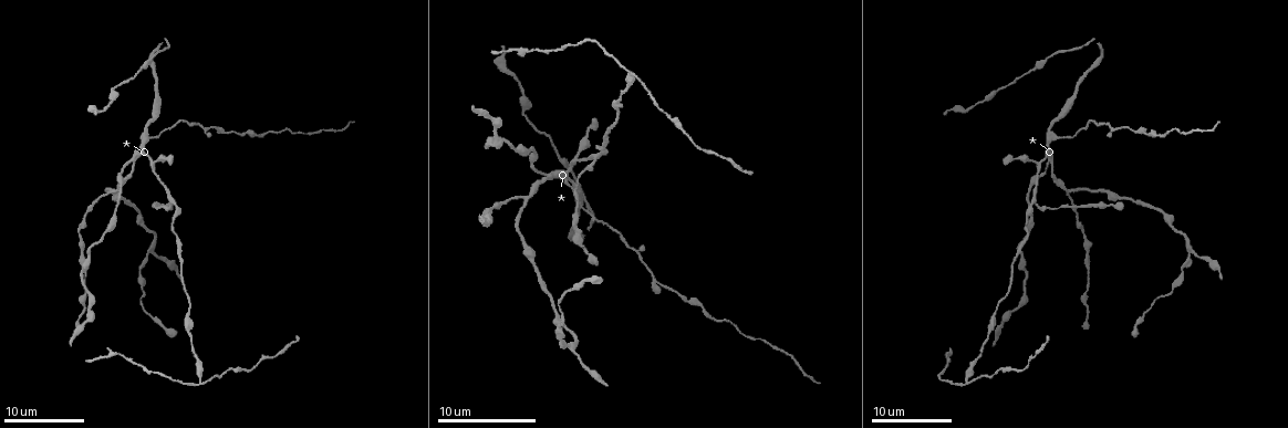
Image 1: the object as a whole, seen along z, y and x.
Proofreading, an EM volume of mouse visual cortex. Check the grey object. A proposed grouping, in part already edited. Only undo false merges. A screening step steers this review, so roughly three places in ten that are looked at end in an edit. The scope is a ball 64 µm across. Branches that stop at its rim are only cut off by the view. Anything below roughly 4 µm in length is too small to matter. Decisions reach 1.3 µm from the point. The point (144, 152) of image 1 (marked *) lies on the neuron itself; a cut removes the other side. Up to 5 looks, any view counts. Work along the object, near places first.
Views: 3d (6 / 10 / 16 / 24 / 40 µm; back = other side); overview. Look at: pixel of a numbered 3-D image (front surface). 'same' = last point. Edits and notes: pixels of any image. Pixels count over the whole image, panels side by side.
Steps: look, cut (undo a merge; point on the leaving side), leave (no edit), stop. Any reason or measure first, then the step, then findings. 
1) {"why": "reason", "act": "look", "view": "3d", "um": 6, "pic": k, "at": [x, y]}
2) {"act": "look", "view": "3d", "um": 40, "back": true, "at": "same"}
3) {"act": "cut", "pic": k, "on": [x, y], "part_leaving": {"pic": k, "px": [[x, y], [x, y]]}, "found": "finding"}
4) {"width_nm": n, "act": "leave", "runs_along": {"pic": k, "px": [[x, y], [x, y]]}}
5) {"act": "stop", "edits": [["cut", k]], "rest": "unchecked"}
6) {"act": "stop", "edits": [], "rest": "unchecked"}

{"act": "look", "view": "3d", "um": 10, "pic": 1, "at": [1056, 137]}

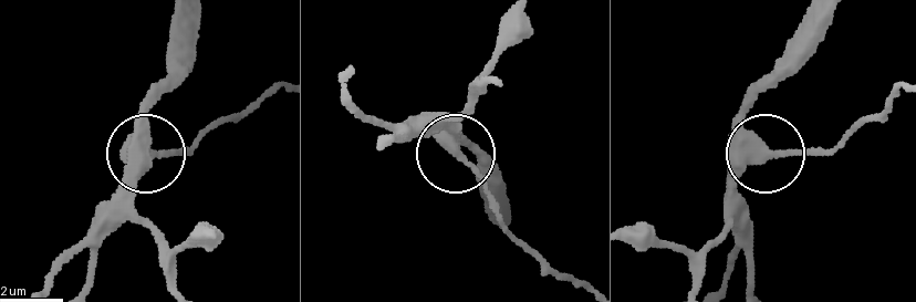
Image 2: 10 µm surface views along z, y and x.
{"why": "other side", "act": "look", "view": "3d", "um": 10, "back": true, "pic": 2, "at": [463, 157]}

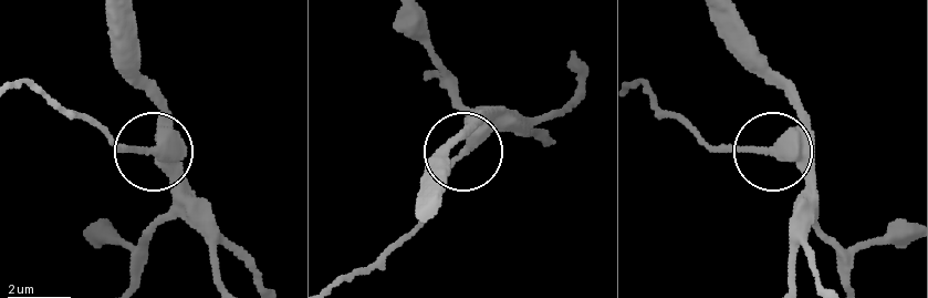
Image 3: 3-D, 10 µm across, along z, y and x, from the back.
{"side_arm_um": 38, "act": "cut", "pic": 3, "on": [143, 147], "found": "two neurons meet here"}

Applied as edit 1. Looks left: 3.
{"why": "branch point", "act": "look", "view": "3d", "um": 10, "pic": 1, "at": [1037, 202]}

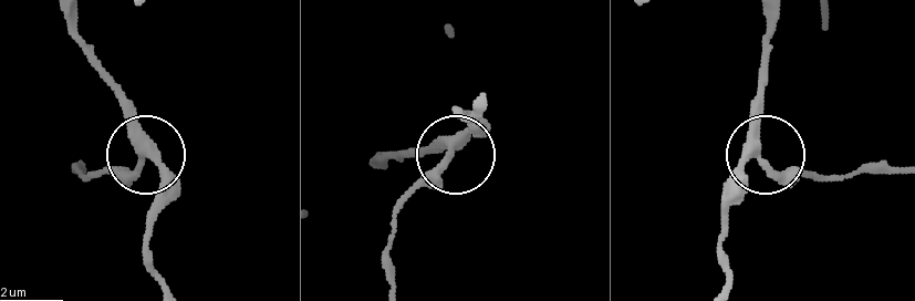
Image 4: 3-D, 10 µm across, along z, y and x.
{"act": "leave", "runs_along": {"pic": 4, "px": [[382, 165], [426, 146], [450, 148], [447, 162], [403, 207]]}, "found": "one neuron here"}

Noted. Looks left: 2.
{"why": "arms part here", "act": "look", "view": "3d", "um": 16, "pic": 1, "at": [527, 200]}

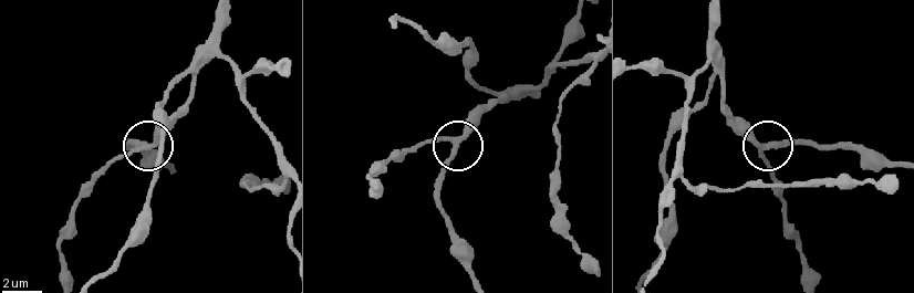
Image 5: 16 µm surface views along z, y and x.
{"side_arm_um": 22, "act": "leave", "runs_along": {"pic": 5, "px": [[217, 53], [155, 140], [96, 174]]}, "found": "one neuron here"}

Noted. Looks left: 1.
{"act": "stop", "edits": [["cut", 3]], "rest": "unchecked"}

